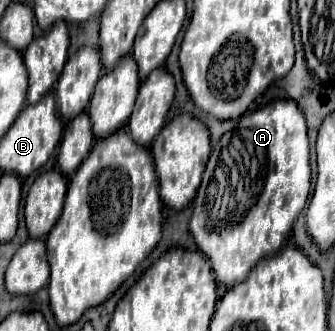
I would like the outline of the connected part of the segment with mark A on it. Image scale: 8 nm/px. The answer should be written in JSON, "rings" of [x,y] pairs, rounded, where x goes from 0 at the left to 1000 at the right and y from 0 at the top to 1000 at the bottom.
{"rings":[[[833,299],[800,317],[776,323],[767,335],[755,335],[743,353],[725,353],[701,390],[678,396],[654,432],[636,444],[630,456],[630,474],[618,486],[618,505],[612,505],[612,523],[606,523],[606,547],[600,547],[600,565],[588,577],[588,595],[582,595],[582,613],[576,613],[576,656],[570,656],[570,704],[582,716],[582,734],[594,746],[594,758],[630,789],[630,807],[648,831],[648,849],[690,867],[690,861],[707,861],[719,849],[737,843],[737,825],[749,819],[749,807],[785,782],[785,776],[809,776],[833,758],[833,746],[845,740],[845,728],[857,722],[857,710],[869,704],[875,692],[875,674],[893,650],[893,637],[904,631],[916,595],[922,595],[922,565],[928,565],[928,511],[922,511],[922,426],[916,426],[916,369],[913,353],[899,335],[899,323],[887,317],[887,305],[875,299]]]}

